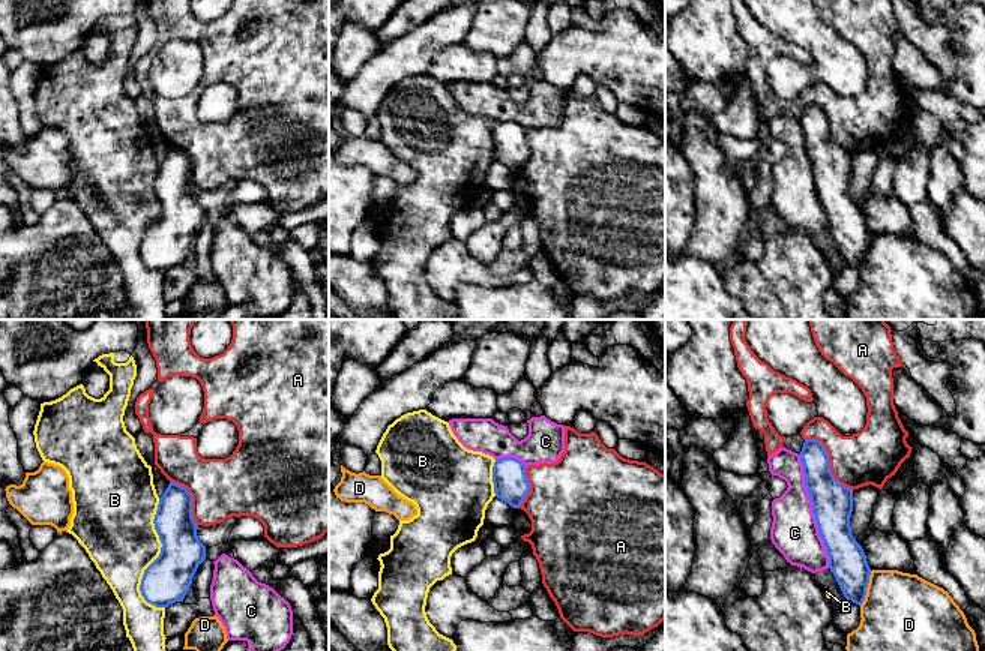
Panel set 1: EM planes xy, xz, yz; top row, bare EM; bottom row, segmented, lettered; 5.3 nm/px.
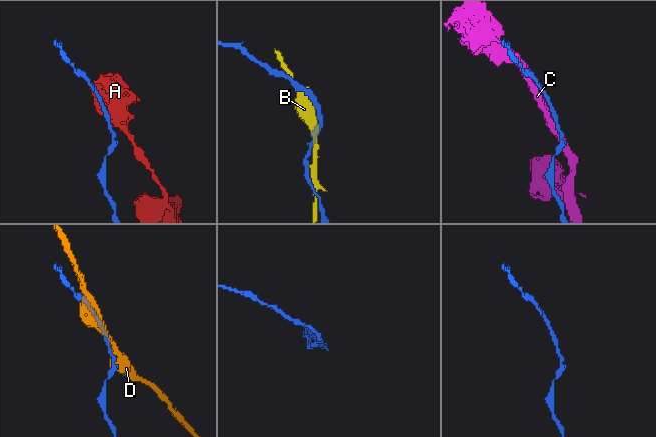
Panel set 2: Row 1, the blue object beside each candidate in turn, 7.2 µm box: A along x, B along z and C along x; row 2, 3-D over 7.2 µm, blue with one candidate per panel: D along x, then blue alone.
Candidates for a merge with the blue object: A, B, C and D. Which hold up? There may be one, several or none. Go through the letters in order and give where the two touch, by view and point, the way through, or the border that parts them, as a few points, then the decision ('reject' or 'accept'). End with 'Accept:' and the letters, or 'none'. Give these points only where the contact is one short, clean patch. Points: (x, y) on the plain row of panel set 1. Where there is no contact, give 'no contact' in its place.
A: contact yz (828, 125); reject
B: contact xy (156, 222); reject
C: contact yz (813, 176); reject
D: contact yz (867, 251); reject
Accept: none

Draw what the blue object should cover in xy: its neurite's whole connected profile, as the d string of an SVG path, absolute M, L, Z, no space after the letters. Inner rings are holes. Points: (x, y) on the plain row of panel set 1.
M170 146L159 162L153 183L162 207L159 220L144 234L140 255L156 272L183 266L198 230L206 222L206 210L197 200L192 182L192 159Z

